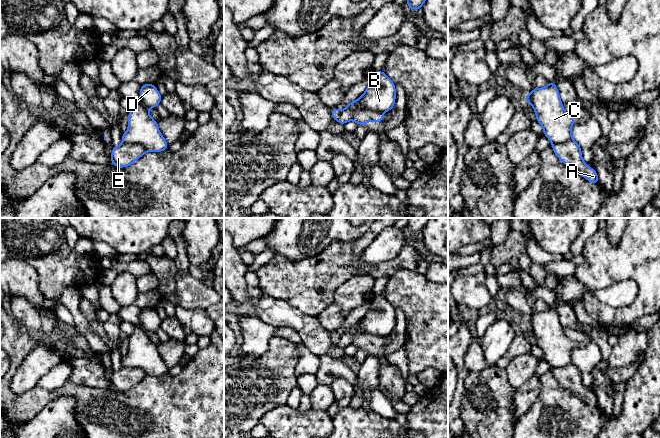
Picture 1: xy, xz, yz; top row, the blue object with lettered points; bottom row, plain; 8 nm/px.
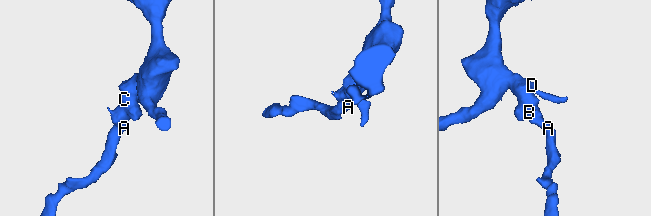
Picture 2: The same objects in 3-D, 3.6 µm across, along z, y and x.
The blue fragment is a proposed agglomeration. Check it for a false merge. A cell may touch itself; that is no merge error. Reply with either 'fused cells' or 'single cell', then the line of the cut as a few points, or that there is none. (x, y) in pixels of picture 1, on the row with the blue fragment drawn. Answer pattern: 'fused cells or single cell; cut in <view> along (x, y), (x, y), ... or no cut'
fused cells; cut in xz along (358, 99), (364, 108), (381, 113)

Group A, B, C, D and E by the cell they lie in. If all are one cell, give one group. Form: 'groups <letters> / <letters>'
groups A E / B C D

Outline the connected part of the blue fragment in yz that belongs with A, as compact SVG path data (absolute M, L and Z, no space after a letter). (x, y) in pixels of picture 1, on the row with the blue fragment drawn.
M573 139L563 144L552 145L552 149L565 165L571 167L587 181L599 184L597 172L583 161L581 147Z

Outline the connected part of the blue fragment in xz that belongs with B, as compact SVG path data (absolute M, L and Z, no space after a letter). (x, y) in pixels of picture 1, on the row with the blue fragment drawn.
M382 71L372 72L370 83L359 98L361 106L369 111L389 112L395 105L395 83Z

